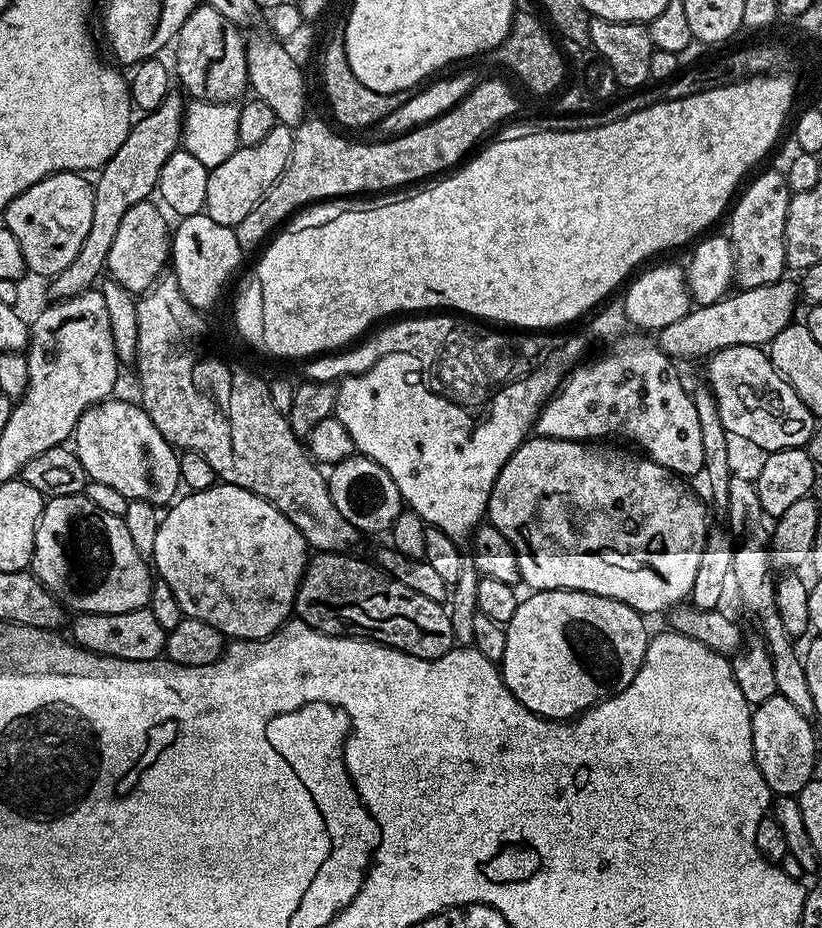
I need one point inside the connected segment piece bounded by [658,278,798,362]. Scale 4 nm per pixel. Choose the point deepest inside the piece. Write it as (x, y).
(757, 315)

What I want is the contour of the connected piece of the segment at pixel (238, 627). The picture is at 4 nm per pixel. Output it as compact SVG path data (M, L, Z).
M217 482L211 488L182 496L167 509L168 513L160 516L150 557L155 575L173 590L185 617L210 622L210 626L232 640L261 640L273 636L288 623L296 607L296 591L310 559L304 536L290 518L270 506L270 502L258 498L258 494L242 490L242 486Z

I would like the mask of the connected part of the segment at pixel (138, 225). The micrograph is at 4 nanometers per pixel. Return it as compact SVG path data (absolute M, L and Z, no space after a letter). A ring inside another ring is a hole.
M151 199L143 200L126 210L118 226L118 234L114 237L114 246L110 246L108 255L107 275L133 294L152 287L165 275L170 264L170 224L168 228L164 221L165 213L159 207L156 209L152 203Z

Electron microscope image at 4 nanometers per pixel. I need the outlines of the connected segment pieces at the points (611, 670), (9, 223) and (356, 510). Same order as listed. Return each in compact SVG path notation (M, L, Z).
M565 588L549 592L533 591L528 595L532 596L525 595L521 599L519 606L514 610L514 618L510 618L510 622L506 626L506 650L502 661L502 675L506 686L510 690L510 694L514 694L514 698L518 702L522 702L522 706L526 706L526 710L538 714L543 720L568 722L588 708L593 708L595 704L600 704L602 701L610 699L611 696L618 695L622 690L626 690L626 686L630 686L630 682L634 682L634 674L638 674L638 670L642 666L650 639L650 631L648 632L647 626L644 625L645 617L641 613L635 612L630 606L626 606L614 598L602 598L598 594L589 592L568 592Z
M53 172L42 182L30 186L30 190L22 190L18 198L3 208L3 227L18 238L29 273L54 277L66 270L66 266L74 262L78 250L82 250L86 230L90 230L94 218L93 185L88 179L87 175L79 172Z
M354 454L331 465L326 479L334 506L338 506L338 510L342 510L342 518L346 518L346 522L350 522L350 526L362 534L387 533L402 511L400 491L398 486L394 486L394 478L390 478L390 474L386 474L386 470L382 470L382 466L370 458Z

